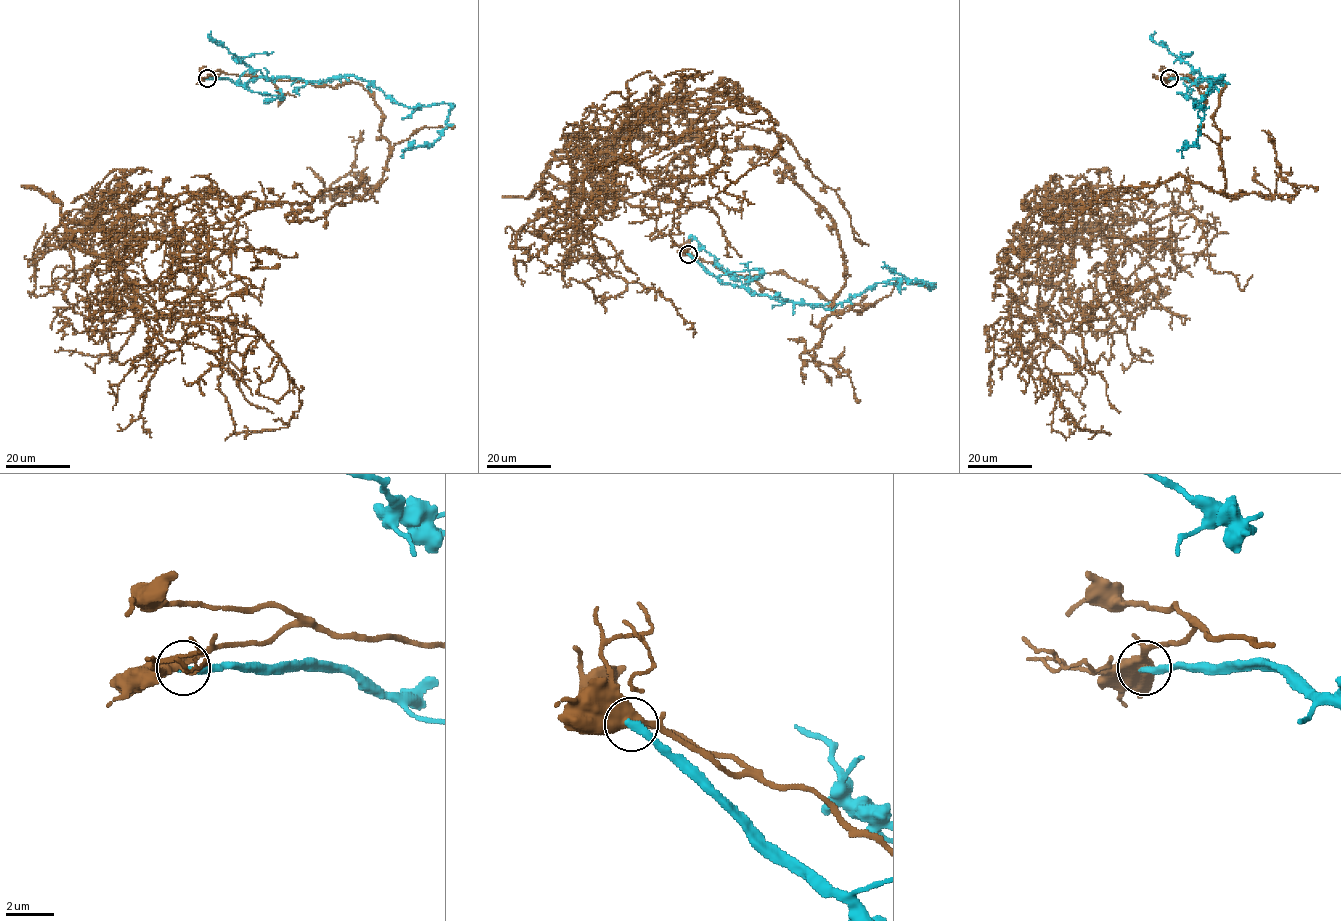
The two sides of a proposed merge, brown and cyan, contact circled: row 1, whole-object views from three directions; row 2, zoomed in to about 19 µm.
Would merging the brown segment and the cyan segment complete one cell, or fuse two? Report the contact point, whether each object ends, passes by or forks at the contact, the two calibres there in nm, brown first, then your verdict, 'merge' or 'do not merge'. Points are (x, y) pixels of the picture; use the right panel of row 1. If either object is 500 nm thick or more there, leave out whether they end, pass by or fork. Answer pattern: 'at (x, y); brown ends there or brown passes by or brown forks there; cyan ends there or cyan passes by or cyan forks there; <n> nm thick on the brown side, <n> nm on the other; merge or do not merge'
at (1169, 78); brown forks there; cyan ends there; 400 nm thick on the brown side, 320 nm on the other; do not merge

